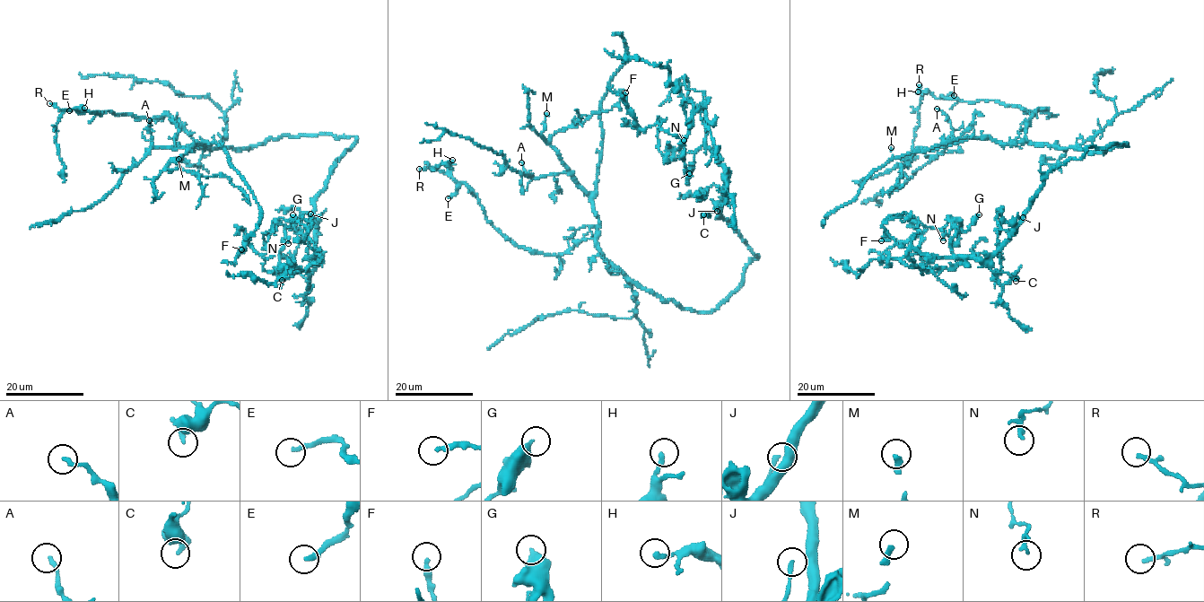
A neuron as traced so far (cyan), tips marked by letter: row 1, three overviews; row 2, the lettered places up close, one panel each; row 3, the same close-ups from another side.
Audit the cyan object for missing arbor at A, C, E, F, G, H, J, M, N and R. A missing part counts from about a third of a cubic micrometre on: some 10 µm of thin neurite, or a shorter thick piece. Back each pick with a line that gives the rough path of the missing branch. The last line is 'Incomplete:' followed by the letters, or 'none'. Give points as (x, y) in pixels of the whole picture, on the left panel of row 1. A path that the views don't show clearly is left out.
E: Course of what is missing: (69, 110), (39, 121), (22, 116), (17, 106), (11, 102)
Incomplete: E, M

